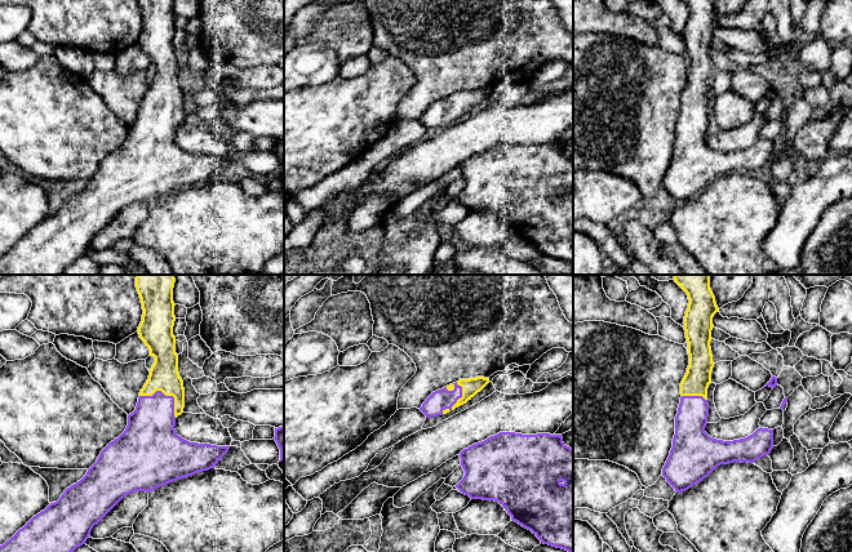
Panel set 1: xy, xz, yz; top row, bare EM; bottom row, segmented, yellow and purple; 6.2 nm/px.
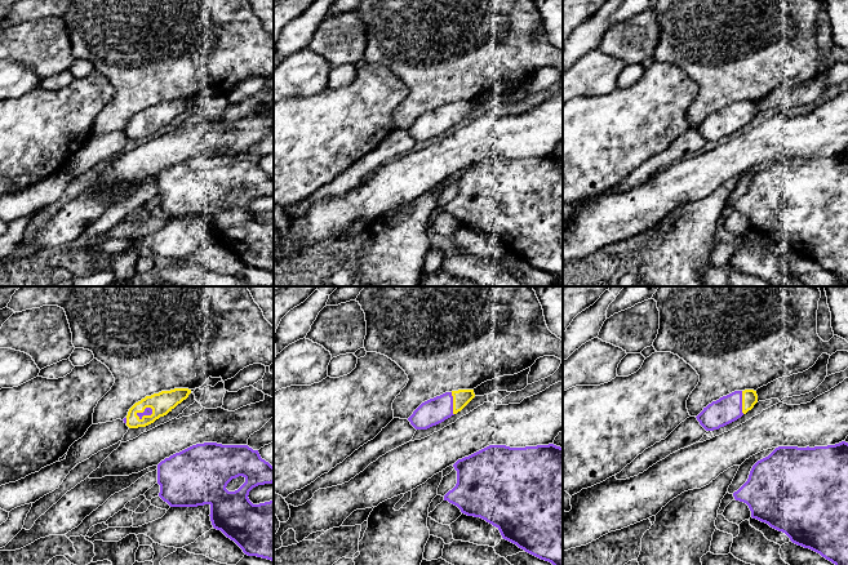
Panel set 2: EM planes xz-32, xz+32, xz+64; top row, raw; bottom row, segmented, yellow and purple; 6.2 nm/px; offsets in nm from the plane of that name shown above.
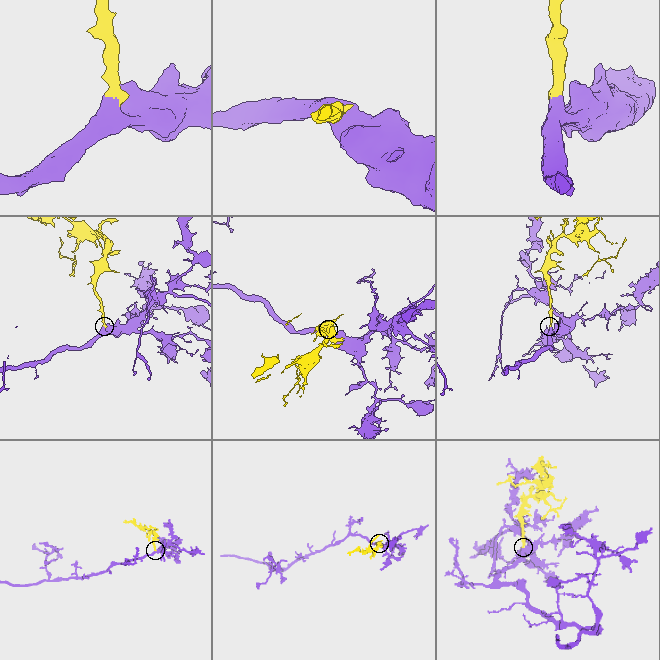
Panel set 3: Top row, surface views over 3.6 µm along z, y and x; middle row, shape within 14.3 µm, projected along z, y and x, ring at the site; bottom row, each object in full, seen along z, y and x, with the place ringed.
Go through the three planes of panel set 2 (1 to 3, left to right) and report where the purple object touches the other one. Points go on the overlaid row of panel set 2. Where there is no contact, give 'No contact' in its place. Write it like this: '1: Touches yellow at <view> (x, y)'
1: Touches yellow at xz-32 (143, 410)
2: Touches yellow at xz+32 (453, 404)
3: Touches yellow at xz+64 (742, 403)

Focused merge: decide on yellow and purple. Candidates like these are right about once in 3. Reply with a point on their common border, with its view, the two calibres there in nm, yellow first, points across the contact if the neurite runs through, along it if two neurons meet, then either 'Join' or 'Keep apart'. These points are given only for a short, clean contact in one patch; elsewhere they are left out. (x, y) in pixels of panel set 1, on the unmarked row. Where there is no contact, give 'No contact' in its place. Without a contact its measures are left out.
Touches yellow at xz (457, 111). Thickness 110 nm (yellow) against 130 nm. Path across: xz (470, 98), (457, 111), (442, 110). Join

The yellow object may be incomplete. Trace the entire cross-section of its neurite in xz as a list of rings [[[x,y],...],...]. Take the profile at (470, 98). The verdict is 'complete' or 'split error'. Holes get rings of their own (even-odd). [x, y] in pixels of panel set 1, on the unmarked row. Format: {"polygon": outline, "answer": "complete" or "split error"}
{"polygon": [[[484,88],[460,90],[453,95],[432,103],[420,121],[426,129],[447,125],[471,111],[488,94],[489,89]]], "answer": "split error"}

